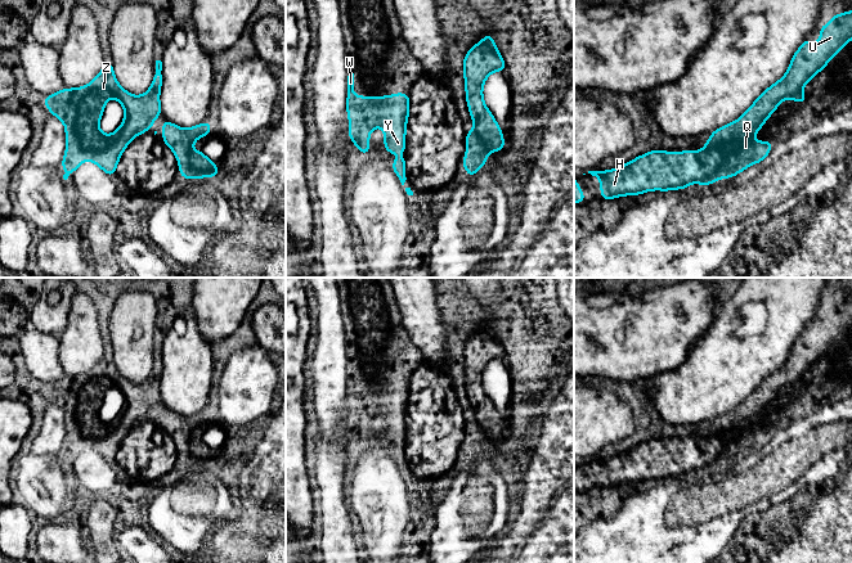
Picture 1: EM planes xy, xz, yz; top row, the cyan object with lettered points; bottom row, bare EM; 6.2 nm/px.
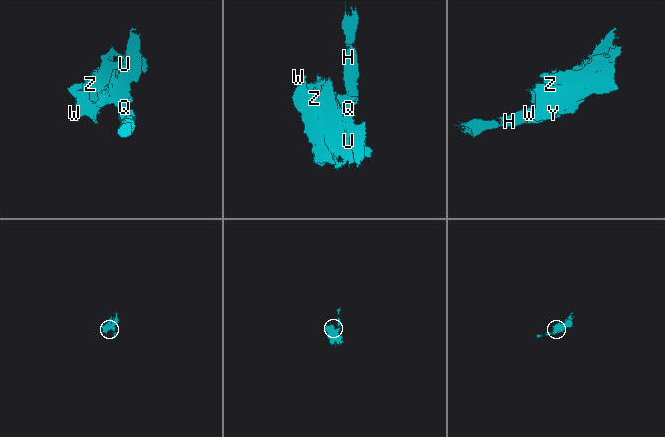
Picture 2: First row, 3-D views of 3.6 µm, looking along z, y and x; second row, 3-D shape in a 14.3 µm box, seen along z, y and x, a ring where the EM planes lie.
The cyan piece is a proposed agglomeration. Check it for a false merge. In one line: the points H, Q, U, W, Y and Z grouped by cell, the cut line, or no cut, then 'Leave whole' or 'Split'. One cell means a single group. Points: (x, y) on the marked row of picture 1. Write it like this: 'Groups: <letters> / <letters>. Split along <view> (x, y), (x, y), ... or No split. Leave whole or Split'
Groups: H / Q U W Y Z. Split along yz (704, 148), (712, 148), (721, 157), (718, 178). Split

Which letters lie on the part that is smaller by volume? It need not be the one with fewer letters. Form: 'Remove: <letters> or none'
Remove: H

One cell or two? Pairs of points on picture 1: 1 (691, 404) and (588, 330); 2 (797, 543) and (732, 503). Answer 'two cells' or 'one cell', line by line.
1: two cells
2: two cells

